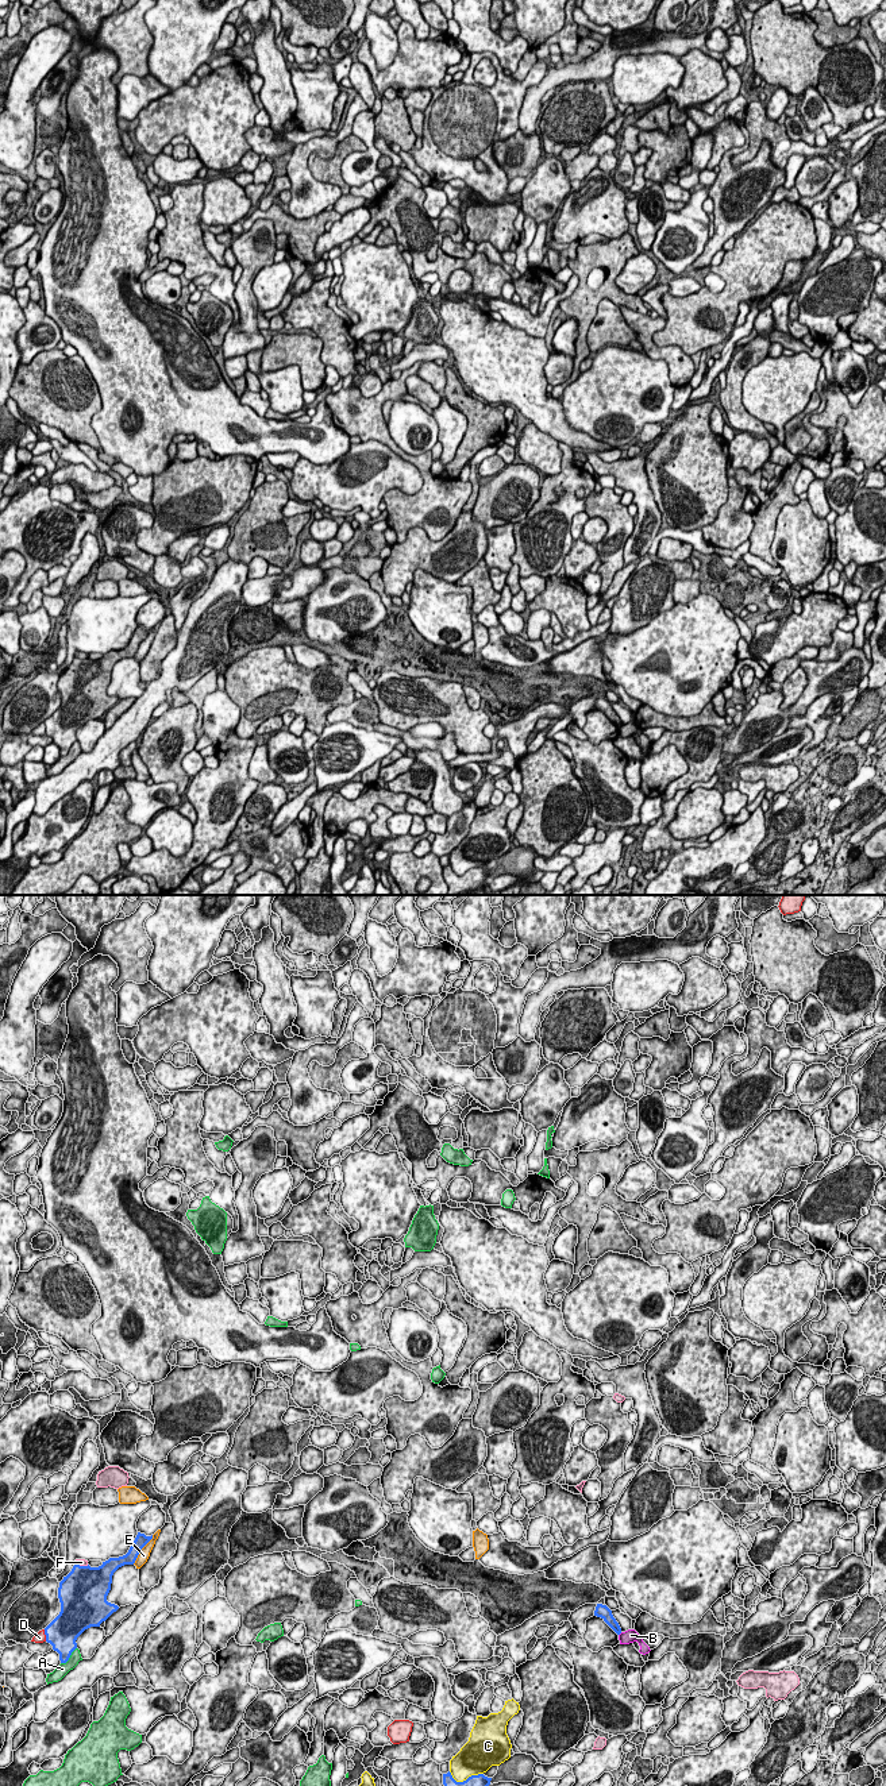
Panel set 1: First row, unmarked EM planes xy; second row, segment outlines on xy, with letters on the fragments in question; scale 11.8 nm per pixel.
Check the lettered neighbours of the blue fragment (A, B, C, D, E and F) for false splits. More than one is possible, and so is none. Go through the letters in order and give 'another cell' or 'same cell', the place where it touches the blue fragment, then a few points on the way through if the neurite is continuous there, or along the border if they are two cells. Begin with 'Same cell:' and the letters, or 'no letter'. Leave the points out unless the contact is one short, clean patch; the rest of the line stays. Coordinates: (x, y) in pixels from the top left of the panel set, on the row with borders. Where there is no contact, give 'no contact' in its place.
Same cell: no letter
A: another cell; meets blue in xy at (69, 1657)
B: another cell; no contact
C: another cell; meets blue in xy at (465, 1781)
D: another cell; meets blue in xy at (45, 1634)
E: another cell; meets blue in xy at (141, 1549)
F: another cell; meets blue in xy at (83, 1566)

